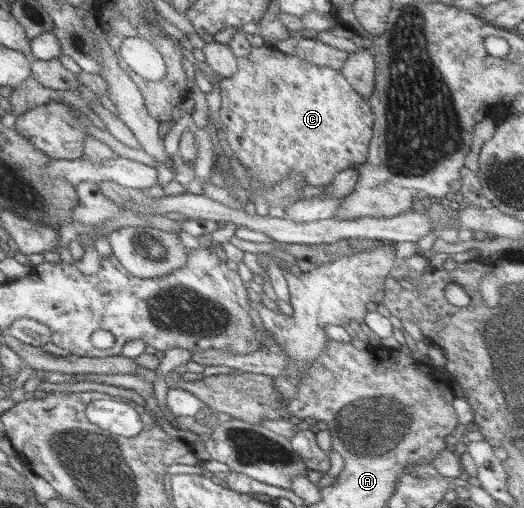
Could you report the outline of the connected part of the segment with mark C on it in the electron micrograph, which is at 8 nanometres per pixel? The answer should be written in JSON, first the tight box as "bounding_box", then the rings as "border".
{"bounding_box":[218,44,375,187],"border":[[[269,44],[252,47],[251,52],[247,56],[237,59],[237,66],[237,72],[231,76],[231,78],[220,79],[222,103],[218,117],[220,124],[225,126],[223,131],[225,132],[227,144],[229,144],[229,148],[233,151],[234,158],[239,160],[241,166],[247,170],[248,175],[253,177],[253,181],[255,181],[257,185],[275,185],[275,183],[287,179],[289,173],[295,172],[297,175],[303,177],[303,181],[305,181],[305,185],[307,186],[327,187],[331,183],[331,180],[333,180],[339,172],[342,172],[342,170],[353,168],[355,165],[361,166],[367,161],[367,152],[370,149],[375,116],[373,116],[370,104],[365,101],[358,92],[353,90],[353,87],[342,75],[341,71],[317,64],[309,64],[297,56],[287,56],[287,53],[283,53]]]}

